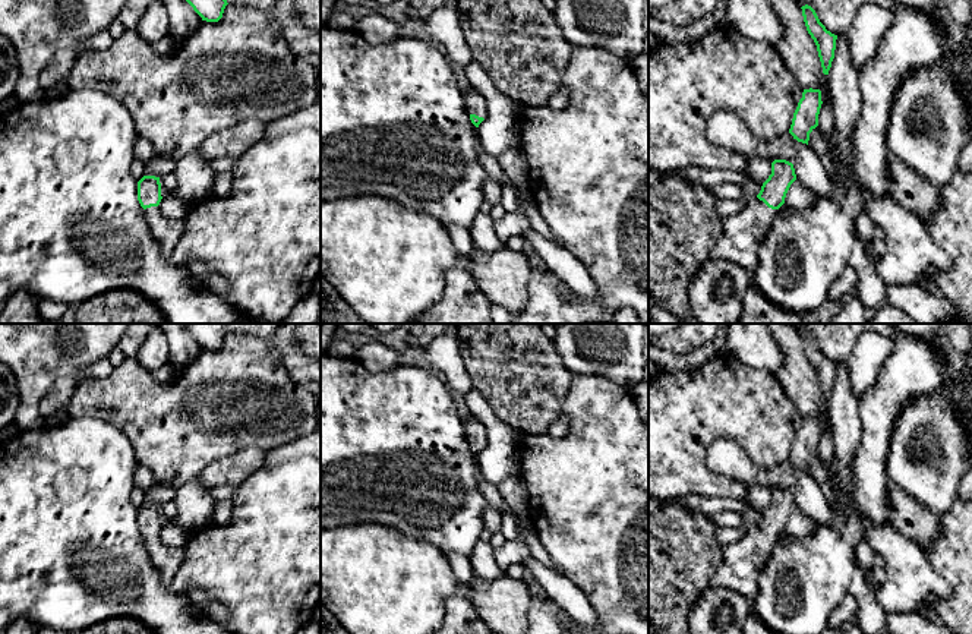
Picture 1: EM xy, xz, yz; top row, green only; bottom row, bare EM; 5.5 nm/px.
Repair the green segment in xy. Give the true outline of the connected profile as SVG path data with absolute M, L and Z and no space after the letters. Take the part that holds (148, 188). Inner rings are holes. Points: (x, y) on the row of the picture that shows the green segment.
M143 176L138 182L138 201L143 208L149 230L160 245L160 252L168 258L183 236L186 223L184 220L165 218L158 208L161 199L160 177Z

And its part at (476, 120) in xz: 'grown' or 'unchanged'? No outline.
grown

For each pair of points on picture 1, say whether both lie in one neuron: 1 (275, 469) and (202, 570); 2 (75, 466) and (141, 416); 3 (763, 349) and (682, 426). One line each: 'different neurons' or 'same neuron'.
1: same neuron
2: different neurons
3: different neurons

